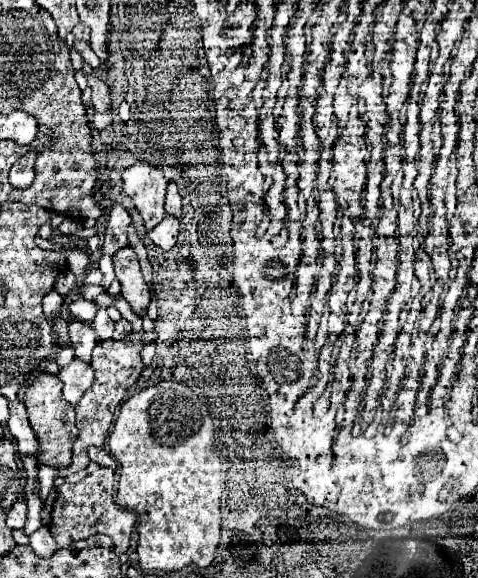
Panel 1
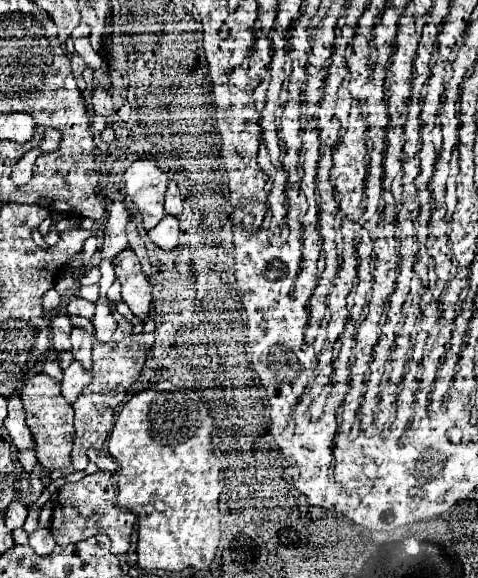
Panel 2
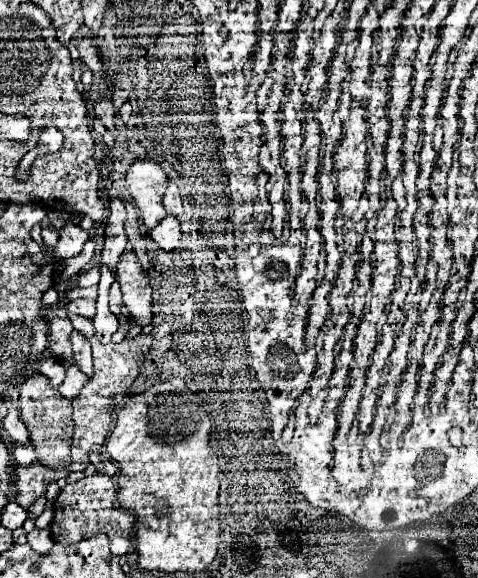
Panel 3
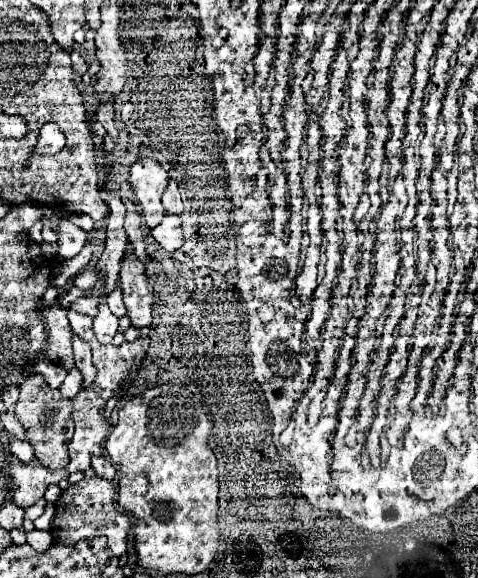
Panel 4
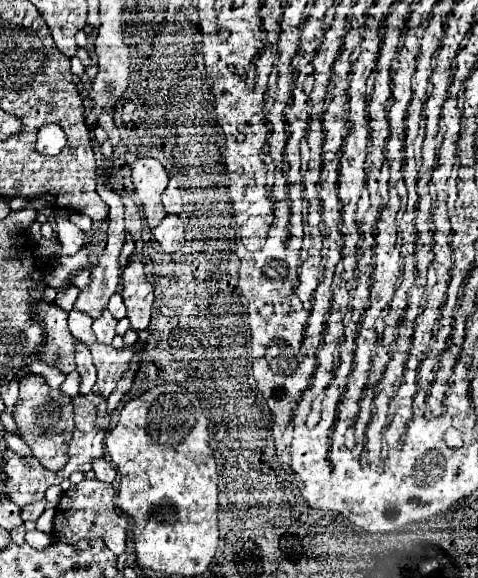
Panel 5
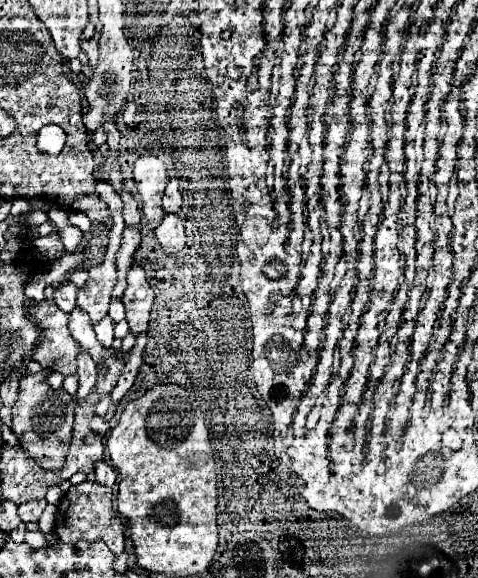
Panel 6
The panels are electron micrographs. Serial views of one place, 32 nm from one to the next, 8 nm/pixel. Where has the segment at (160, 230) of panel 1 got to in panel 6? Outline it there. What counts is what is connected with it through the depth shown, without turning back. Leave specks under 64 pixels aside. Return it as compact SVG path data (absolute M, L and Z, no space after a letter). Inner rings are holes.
M166 214L162 224L154 230L160 246L168 254L176 254L178 250L184 248L186 236L184 236L184 220L176 214Z

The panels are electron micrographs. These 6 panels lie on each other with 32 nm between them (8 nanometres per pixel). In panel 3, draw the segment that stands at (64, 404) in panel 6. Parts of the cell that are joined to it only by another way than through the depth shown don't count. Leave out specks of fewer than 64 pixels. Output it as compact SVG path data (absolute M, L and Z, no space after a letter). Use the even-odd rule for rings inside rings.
M34 374L20 386L20 418L30 432L38 462L52 470L66 468L70 464L70 446L74 434L72 404L60 394L56 386L50 384L44 374Z

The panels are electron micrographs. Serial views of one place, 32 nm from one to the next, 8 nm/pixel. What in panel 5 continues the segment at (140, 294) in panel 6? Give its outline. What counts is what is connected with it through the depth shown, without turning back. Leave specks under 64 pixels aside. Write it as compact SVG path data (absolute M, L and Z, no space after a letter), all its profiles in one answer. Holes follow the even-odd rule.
M124 280L122 296L124 296L126 310L128 310L130 326L134 330L148 328L148 324L150 324L150 310L152 310L152 302L154 302L154 288L152 288L152 284L146 280L144 290L140 290L138 282L136 284L134 282L128 284Z

